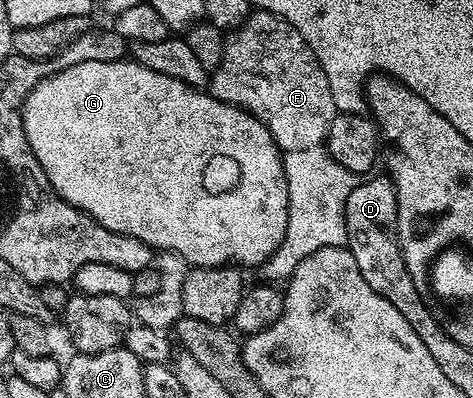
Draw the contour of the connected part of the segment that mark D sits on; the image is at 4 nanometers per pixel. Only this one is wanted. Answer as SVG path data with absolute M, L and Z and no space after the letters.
M388 176L361 179L355 187L346 203L346 227L347 227L347 247L351 255L355 255L355 263L359 263L359 271L363 271L363 279L371 283L371 289L383 295L396 309L407 323L423 339L423 347L431 351L431 359L439 363L441 370L445 369L445 361L451 361L451 345L455 347L457 341L453 338L448 328L433 318L431 310L425 306L422 290L415 287L407 267L403 263L401 254L401 244L395 239L390 239L396 234L397 227L397 192L392 180Z

